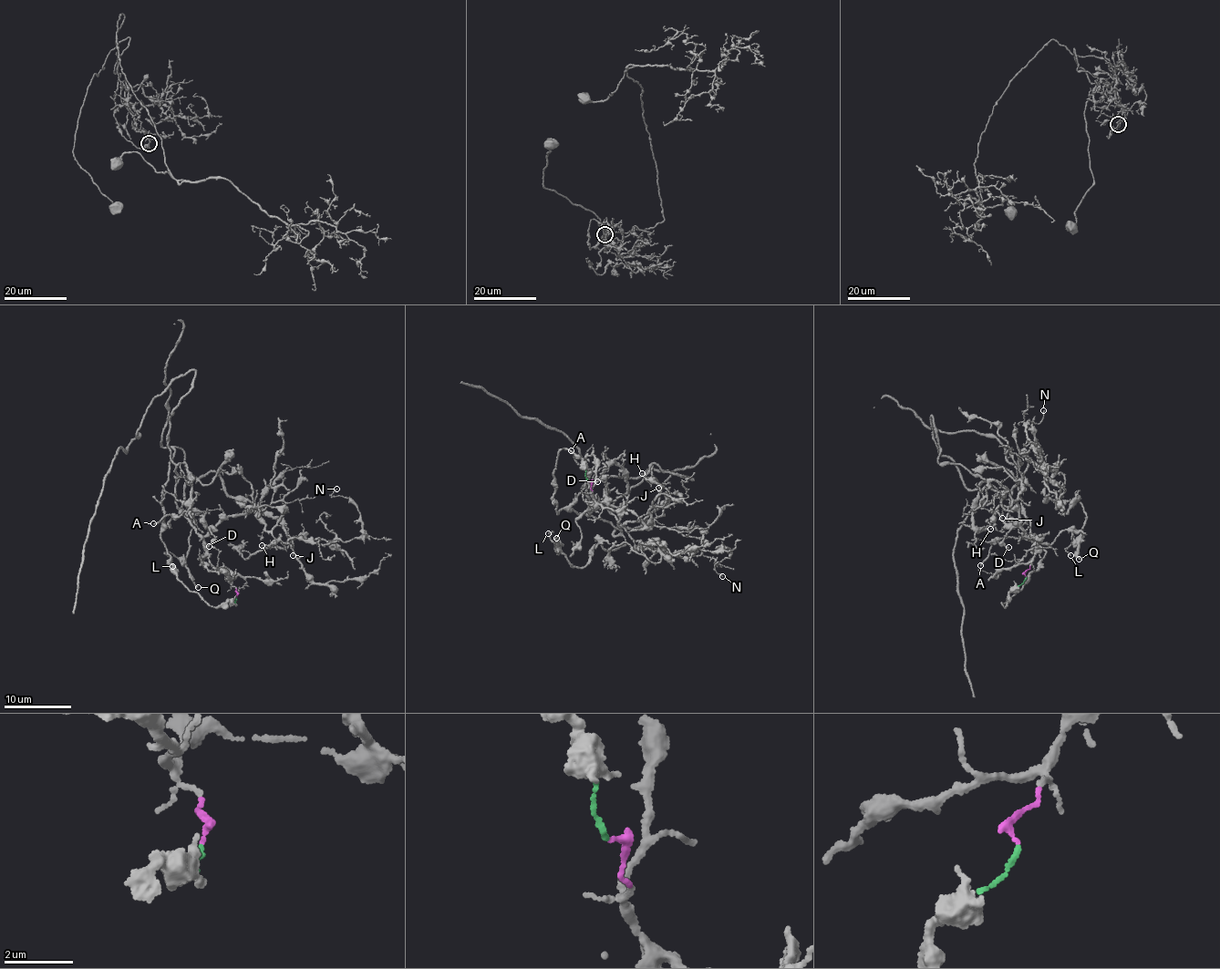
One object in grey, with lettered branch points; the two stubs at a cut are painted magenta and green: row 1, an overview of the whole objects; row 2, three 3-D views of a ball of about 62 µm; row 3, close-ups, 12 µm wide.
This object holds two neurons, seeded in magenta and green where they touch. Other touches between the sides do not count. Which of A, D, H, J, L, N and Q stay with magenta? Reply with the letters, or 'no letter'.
D, H, J, N

